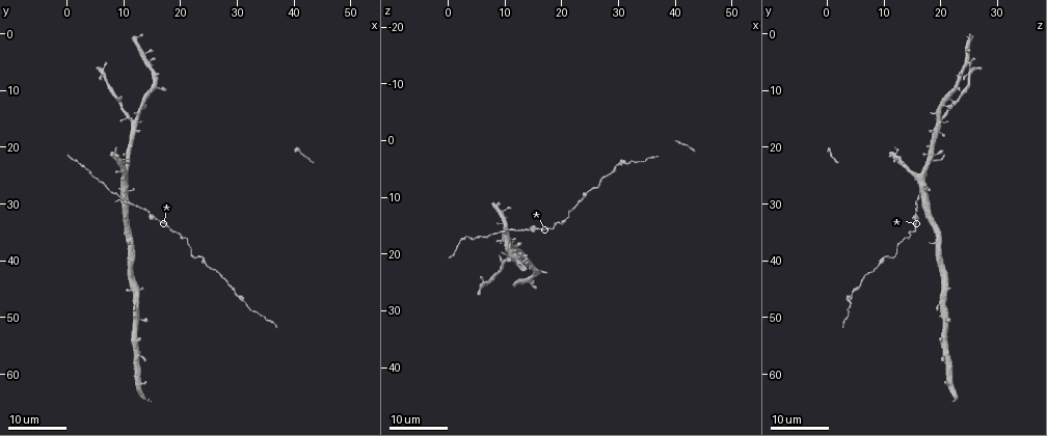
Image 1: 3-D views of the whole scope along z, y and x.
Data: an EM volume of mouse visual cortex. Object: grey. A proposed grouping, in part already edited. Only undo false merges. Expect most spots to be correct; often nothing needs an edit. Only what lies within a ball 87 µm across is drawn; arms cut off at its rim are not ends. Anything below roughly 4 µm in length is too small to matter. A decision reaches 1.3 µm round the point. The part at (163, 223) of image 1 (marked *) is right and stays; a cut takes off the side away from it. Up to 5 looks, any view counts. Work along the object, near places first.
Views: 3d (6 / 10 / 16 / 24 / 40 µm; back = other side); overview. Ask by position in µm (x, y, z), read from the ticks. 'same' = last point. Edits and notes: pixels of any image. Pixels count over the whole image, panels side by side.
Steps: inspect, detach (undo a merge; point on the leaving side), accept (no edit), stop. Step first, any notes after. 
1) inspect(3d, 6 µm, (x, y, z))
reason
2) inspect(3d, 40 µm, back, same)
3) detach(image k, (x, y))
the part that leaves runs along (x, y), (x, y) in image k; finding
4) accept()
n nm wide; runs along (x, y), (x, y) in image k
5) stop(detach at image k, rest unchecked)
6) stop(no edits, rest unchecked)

inspect(3d, 24 µm, (27.5, 43.5, 6.5))

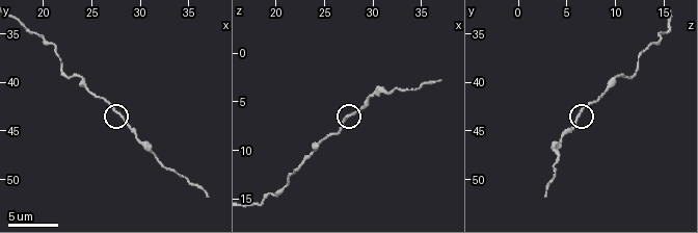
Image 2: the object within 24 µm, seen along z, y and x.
inspect(3d, 6 µm, (27.8, 43.2, 6.2))

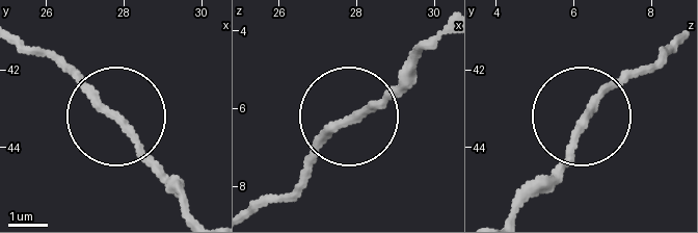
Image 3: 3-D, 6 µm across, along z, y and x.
accept()
190 nm wide; one neuron here

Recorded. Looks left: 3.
inspect(3d, 24 µm, (9.5, 29.5, 16.5))
side arm on a straight run

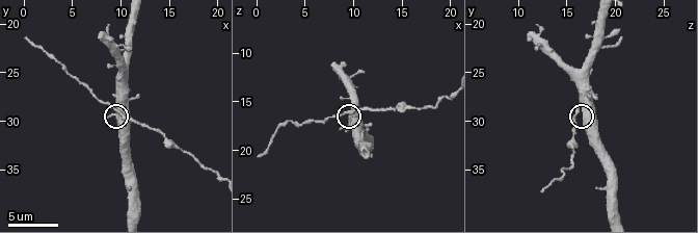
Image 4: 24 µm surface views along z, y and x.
inspect(3d, 6 µm, (9.4, 28.8, 16.0))
zoom in

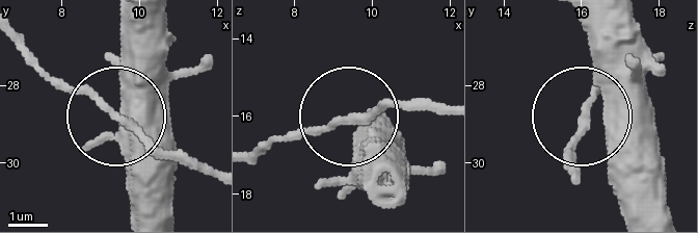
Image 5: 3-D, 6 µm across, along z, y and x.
accept()
3 arms; all the same neuron

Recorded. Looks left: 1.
stop(no edits, rest unchecked)

